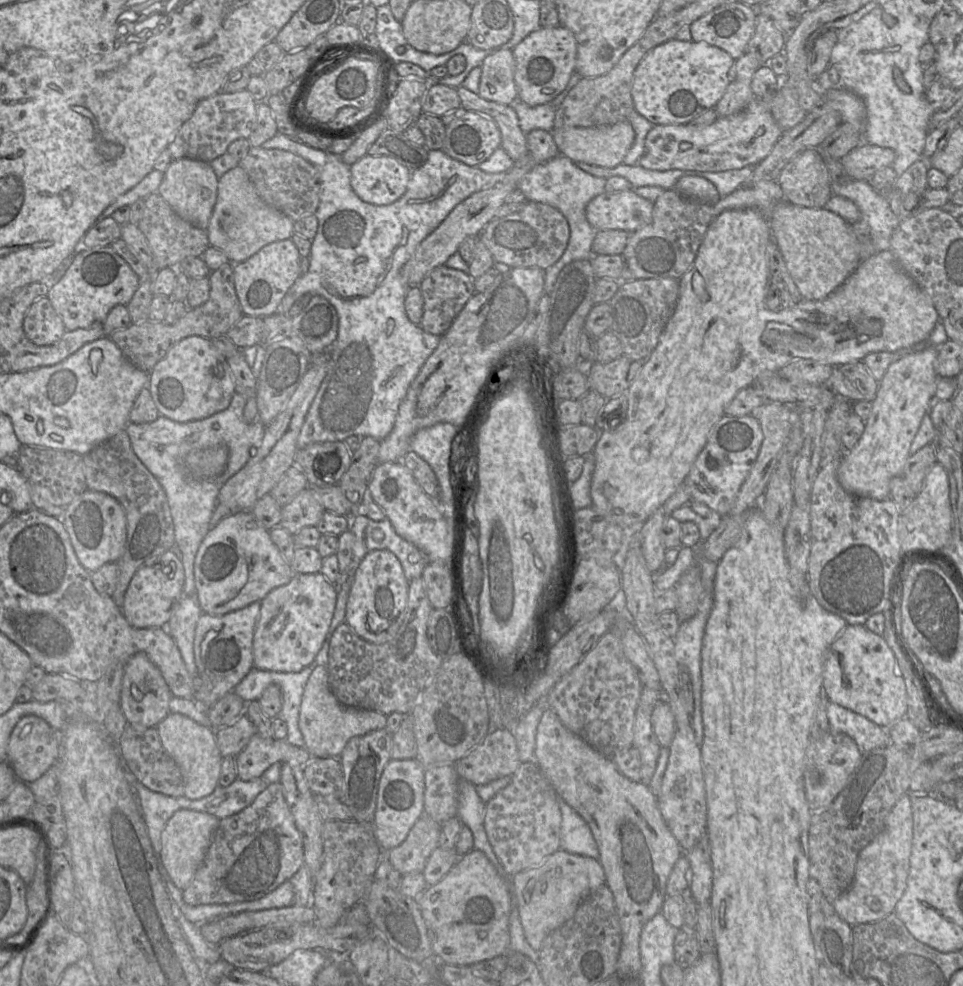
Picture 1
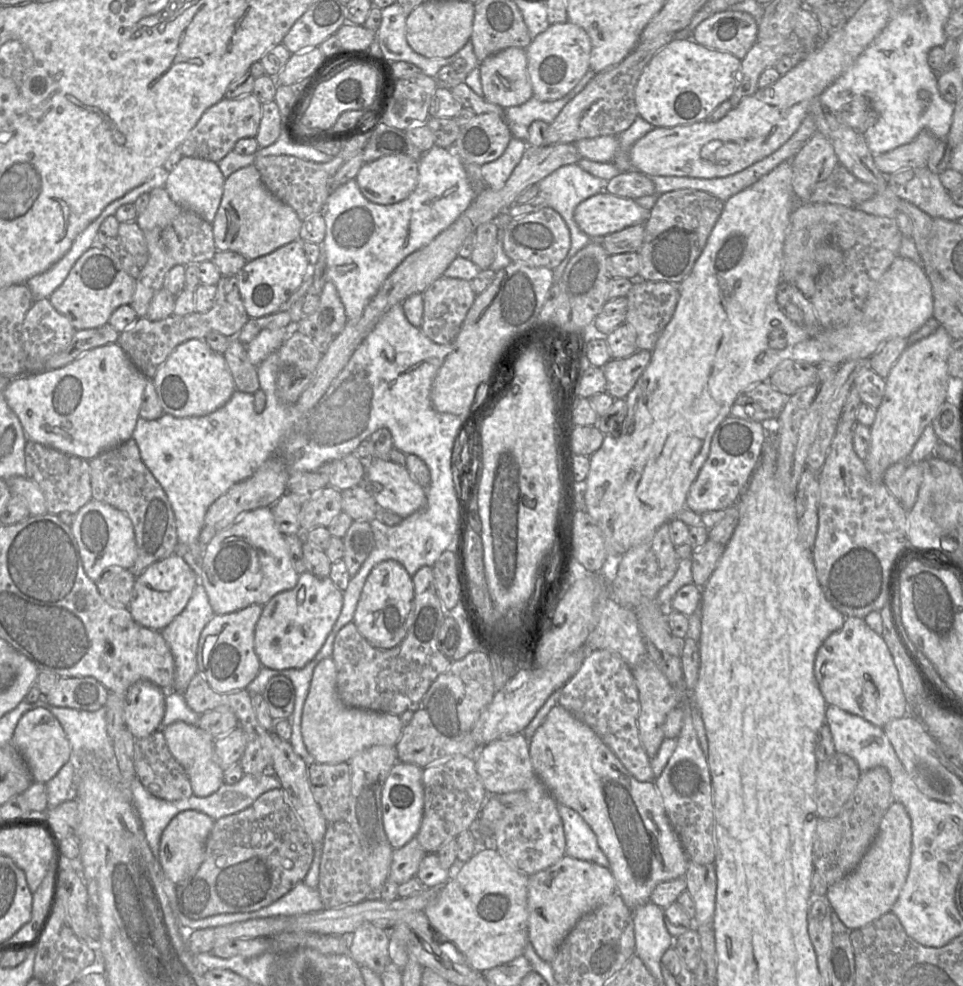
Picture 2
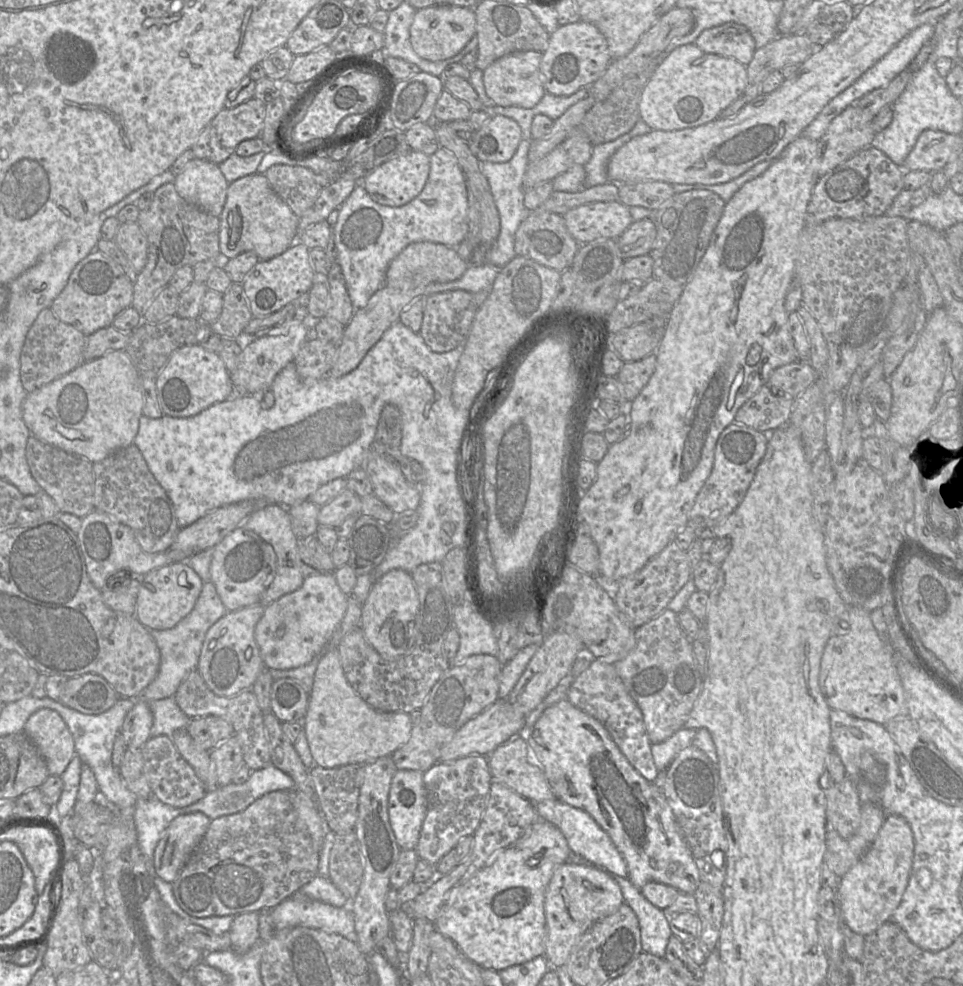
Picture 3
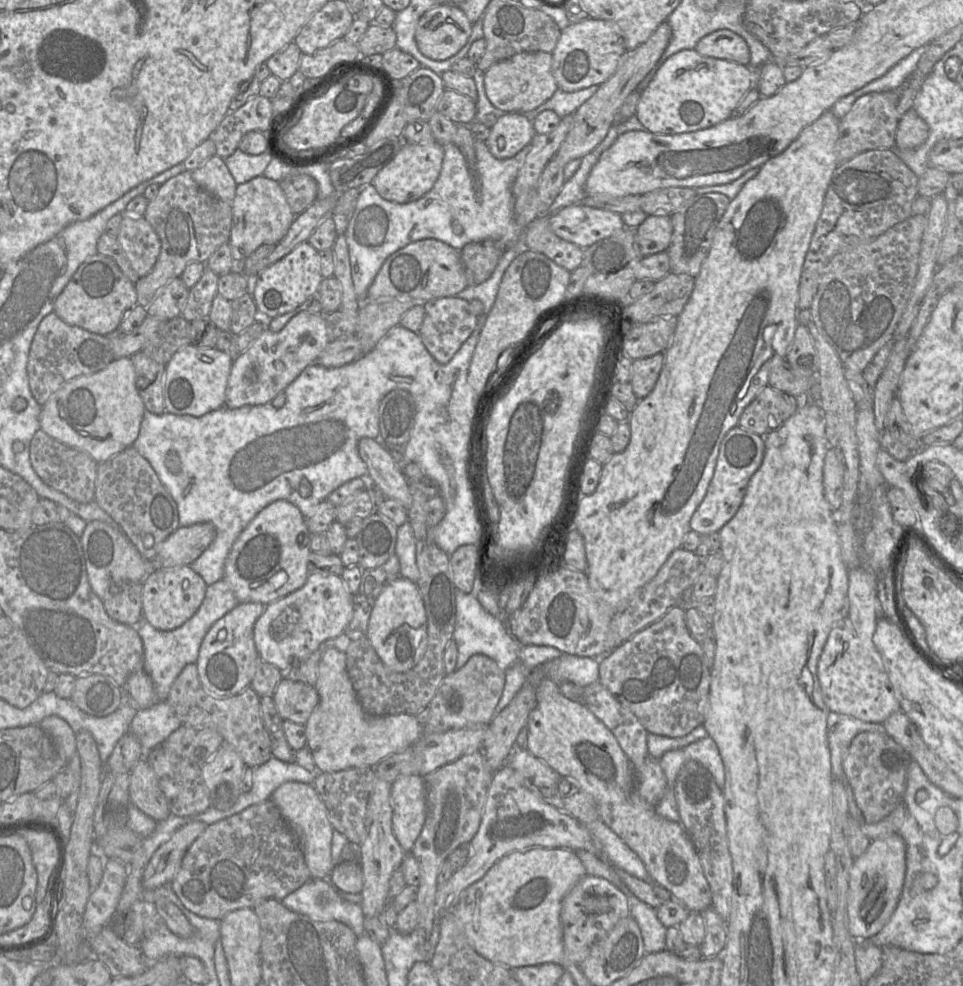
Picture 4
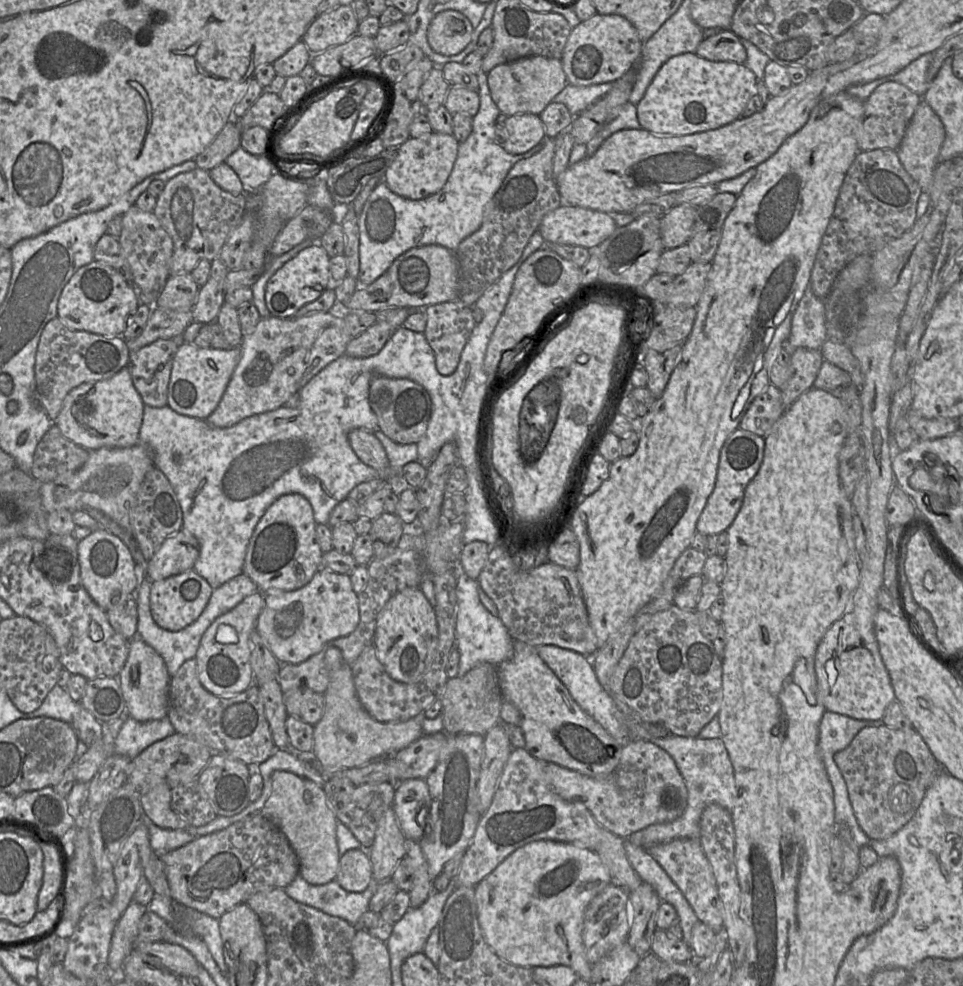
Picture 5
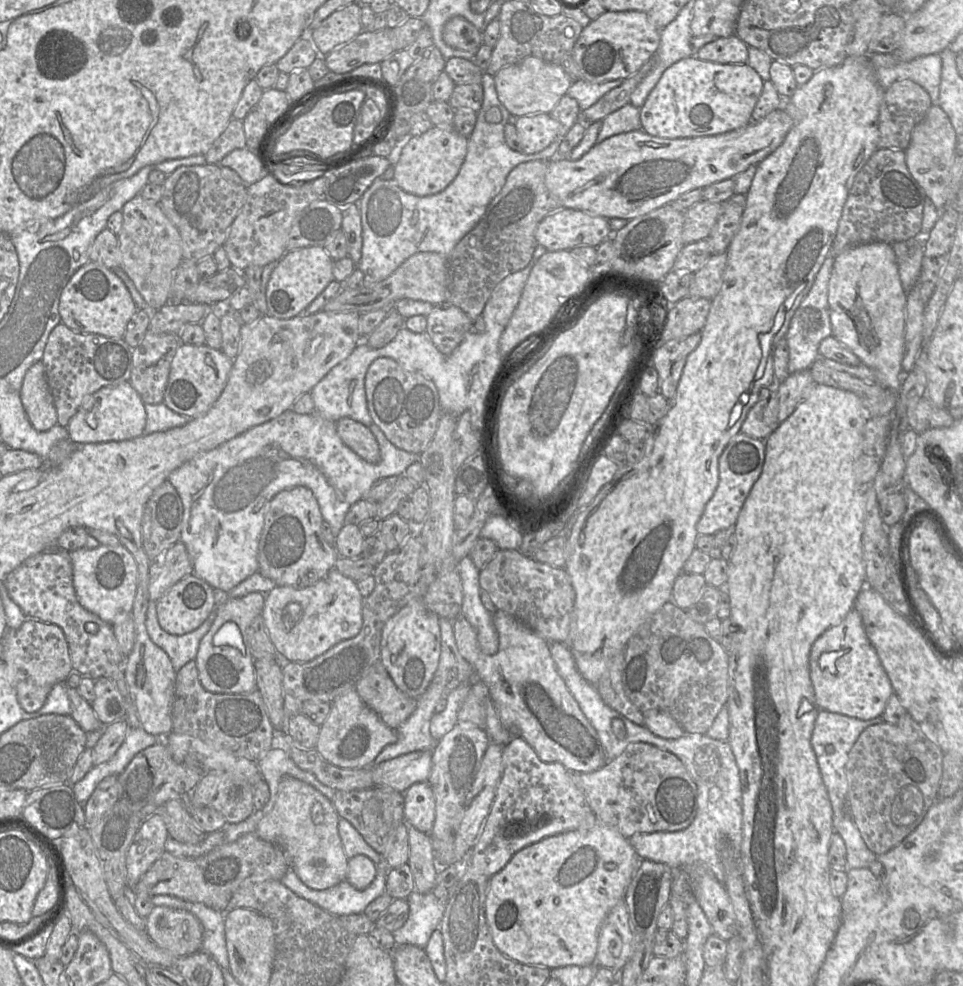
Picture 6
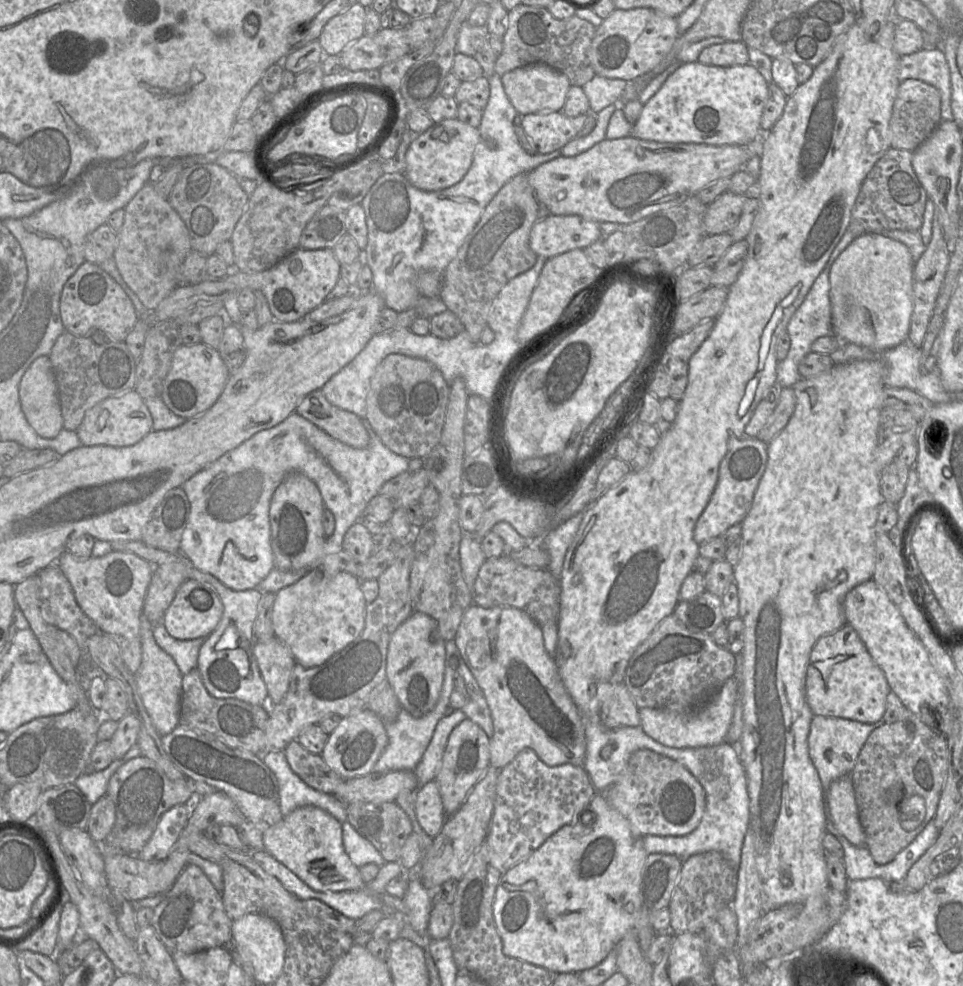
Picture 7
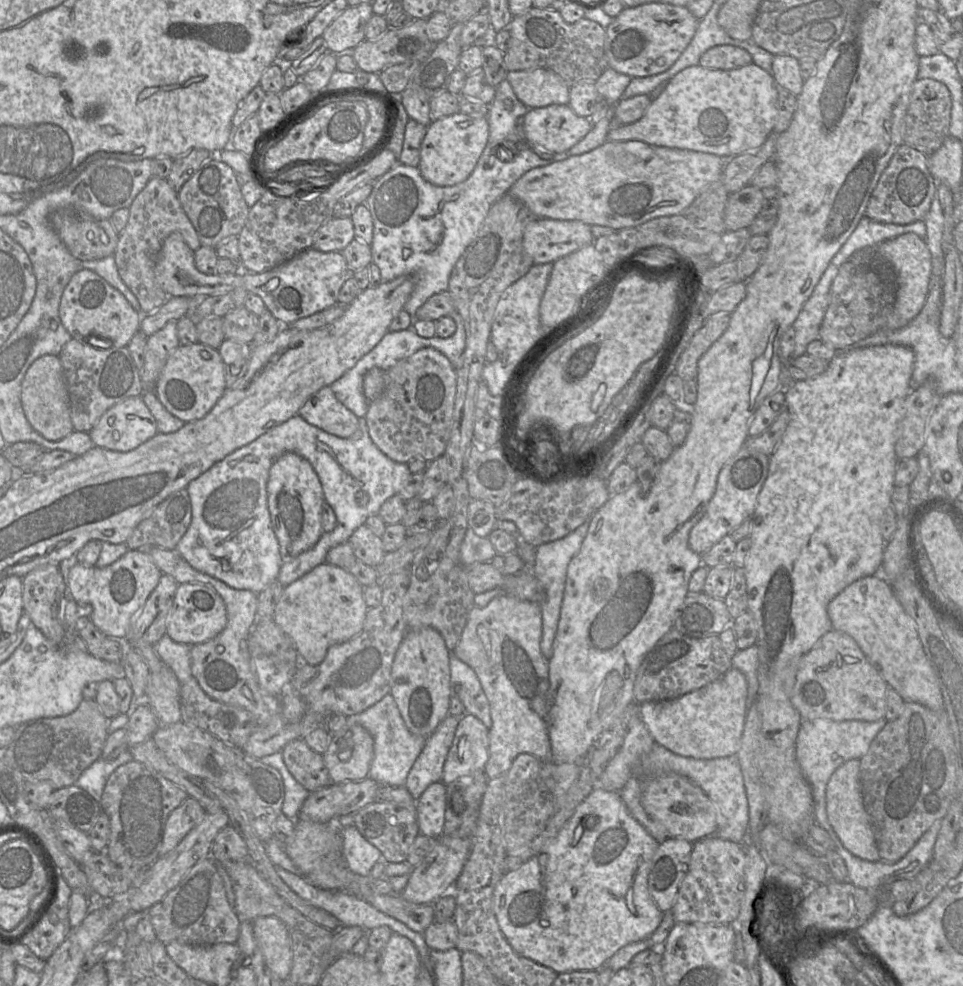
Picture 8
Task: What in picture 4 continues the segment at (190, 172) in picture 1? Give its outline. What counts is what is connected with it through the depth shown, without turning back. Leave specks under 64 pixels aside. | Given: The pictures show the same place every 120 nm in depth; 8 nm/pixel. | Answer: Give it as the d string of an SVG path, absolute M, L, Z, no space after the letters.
M214 155L203 165L192 170L191 174L195 182L204 190L225 202L232 203L237 183L224 158Z

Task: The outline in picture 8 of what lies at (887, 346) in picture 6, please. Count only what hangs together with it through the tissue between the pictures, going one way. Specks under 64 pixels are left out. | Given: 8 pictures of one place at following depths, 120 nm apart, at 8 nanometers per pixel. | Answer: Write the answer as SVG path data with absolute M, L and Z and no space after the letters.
M908 232L871 246L892 267L896 277L896 298L884 328L898 329L907 325L922 310L929 291L932 274L931 253L924 238Z

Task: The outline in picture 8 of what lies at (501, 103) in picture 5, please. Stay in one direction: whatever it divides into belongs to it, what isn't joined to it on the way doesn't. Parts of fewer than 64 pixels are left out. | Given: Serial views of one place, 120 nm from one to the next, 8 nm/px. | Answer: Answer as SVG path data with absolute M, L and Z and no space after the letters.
M550 69L509 71L506 80L517 98L529 109L569 105L570 87L560 75Z

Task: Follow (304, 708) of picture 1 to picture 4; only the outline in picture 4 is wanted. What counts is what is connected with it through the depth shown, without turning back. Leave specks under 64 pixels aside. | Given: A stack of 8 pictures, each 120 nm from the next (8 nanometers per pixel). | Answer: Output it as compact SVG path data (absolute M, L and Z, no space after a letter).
M330 647L324 652L314 688L319 702L304 726L307 747L322 772L376 766L383 759L409 748L423 735L423 726L414 715L376 717L363 710L348 675L346 653L337 648Z

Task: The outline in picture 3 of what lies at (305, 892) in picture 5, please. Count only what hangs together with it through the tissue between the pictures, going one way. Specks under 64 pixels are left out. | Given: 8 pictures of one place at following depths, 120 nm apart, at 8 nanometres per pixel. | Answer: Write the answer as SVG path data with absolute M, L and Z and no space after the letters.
M298 891L270 909L270 924L276 930L308 927L336 933L357 943L354 916L349 907L336 907L301 896Z

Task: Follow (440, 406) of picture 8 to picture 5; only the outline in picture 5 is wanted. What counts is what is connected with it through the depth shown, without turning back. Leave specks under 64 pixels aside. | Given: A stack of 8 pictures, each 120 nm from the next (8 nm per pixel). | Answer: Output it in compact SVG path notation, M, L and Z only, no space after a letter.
M374 375L370 381L369 403L377 416L379 429L399 444L417 444L426 433L431 416L429 393L420 384L409 379Z

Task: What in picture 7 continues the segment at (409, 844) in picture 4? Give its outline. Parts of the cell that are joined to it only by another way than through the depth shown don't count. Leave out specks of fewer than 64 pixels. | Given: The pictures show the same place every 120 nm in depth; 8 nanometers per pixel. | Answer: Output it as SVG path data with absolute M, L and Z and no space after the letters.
M435 781L419 786L414 795L417 820L423 830L434 838L446 821L442 799Z

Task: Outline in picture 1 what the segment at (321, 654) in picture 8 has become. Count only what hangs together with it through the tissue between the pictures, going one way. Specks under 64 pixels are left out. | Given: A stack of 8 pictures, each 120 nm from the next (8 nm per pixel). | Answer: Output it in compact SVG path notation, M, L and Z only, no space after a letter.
M318 573L294 574L291 581L270 591L260 601L253 638L254 668L276 672L300 672L311 665L328 633L338 588Z

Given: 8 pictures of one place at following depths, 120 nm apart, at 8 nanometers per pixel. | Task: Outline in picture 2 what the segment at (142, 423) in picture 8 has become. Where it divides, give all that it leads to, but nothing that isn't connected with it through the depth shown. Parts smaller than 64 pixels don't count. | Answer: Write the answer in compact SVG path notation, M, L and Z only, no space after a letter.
M111 343L85 352L64 367L11 379L4 390L4 397L19 418L28 440L91 460L132 438L148 381L150 379L134 365L122 347L118 343Z

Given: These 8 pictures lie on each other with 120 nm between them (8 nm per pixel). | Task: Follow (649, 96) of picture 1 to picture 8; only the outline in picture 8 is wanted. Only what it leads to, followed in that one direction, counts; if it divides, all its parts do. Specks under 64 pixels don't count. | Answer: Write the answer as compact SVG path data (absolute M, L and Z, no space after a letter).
M753 62L731 70L701 65L687 67L671 78L664 91L653 98L643 117L635 123L610 129L607 141L641 141L649 145L714 154L732 158L760 147L773 132L777 119L778 85L773 76Z

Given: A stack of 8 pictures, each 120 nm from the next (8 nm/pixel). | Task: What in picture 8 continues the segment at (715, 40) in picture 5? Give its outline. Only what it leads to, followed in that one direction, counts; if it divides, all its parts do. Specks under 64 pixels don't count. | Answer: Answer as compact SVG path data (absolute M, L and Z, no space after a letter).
M717 45L700 58L700 65L711 69L731 70L752 63L748 51L733 45Z

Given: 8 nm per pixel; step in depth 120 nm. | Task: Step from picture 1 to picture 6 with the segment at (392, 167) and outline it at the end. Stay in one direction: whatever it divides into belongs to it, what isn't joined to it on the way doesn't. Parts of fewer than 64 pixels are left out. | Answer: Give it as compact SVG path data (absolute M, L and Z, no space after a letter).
M433 126L421 135L411 136L394 166L394 180L402 190L416 196L428 196L443 191L455 179L464 162L467 142L468 137L456 132L453 127Z

